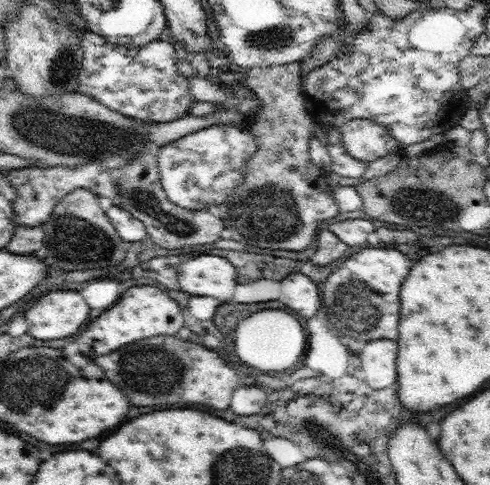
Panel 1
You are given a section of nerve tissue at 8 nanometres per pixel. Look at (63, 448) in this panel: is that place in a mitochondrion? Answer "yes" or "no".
no

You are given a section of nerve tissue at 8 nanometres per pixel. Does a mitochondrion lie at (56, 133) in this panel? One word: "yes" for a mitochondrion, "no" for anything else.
yes

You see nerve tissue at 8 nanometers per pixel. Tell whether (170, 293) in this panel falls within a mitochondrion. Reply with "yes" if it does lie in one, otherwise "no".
no

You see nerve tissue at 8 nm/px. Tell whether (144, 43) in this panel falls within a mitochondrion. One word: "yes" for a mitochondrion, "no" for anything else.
no

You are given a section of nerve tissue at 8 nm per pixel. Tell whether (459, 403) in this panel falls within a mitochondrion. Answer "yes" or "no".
no

